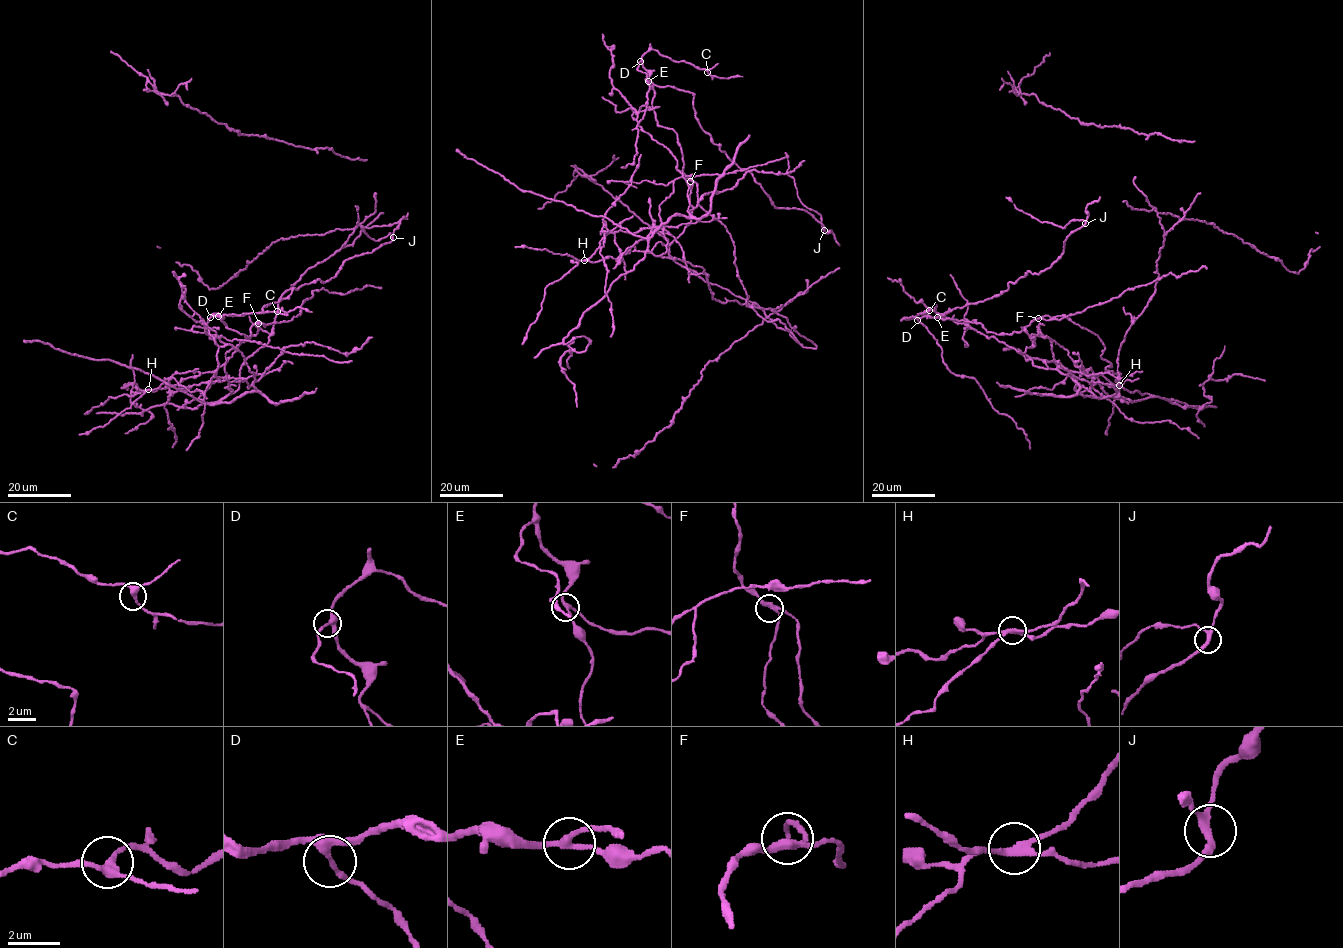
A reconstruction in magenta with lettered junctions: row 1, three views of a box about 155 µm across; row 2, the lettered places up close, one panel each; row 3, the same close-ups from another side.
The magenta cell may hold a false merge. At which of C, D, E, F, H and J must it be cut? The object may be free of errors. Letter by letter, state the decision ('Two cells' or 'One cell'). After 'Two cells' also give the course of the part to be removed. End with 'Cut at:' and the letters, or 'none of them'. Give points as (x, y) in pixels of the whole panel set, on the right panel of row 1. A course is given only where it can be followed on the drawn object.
C: One cell
D: One cell
E: One cell
F: One cell
H: Two cells
J: One cell
Cut at: H

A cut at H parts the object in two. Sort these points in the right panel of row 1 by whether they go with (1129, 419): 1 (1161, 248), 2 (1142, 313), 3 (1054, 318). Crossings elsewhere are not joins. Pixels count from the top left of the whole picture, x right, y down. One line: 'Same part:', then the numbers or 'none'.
Same part: 1, 2

